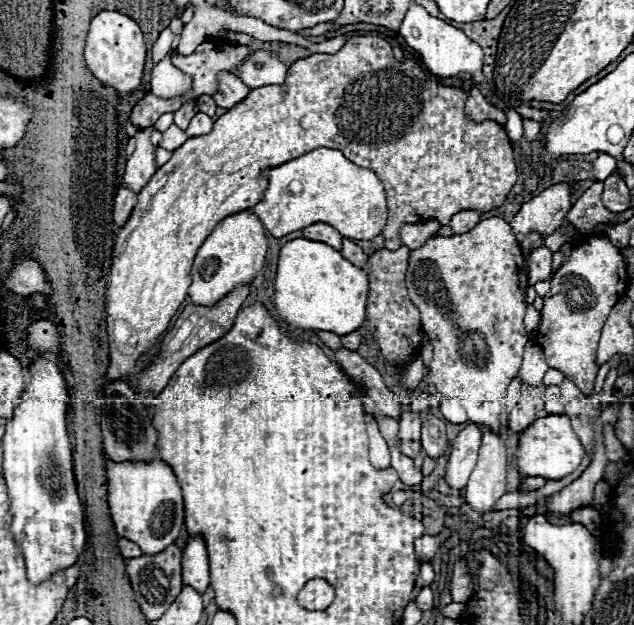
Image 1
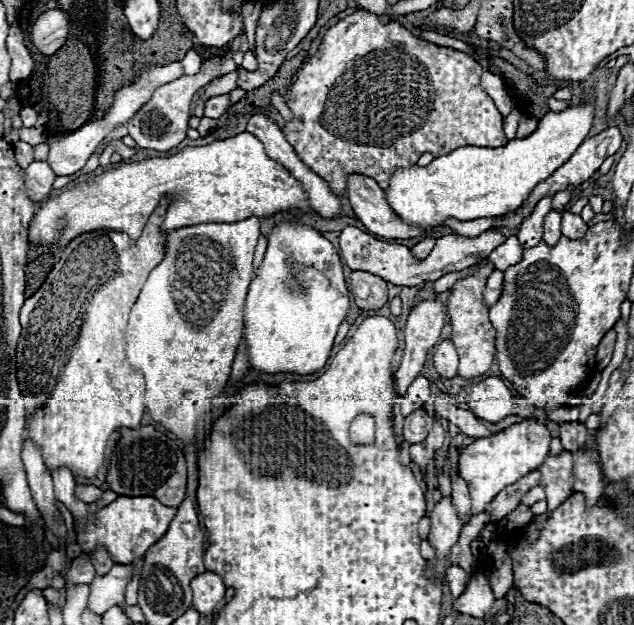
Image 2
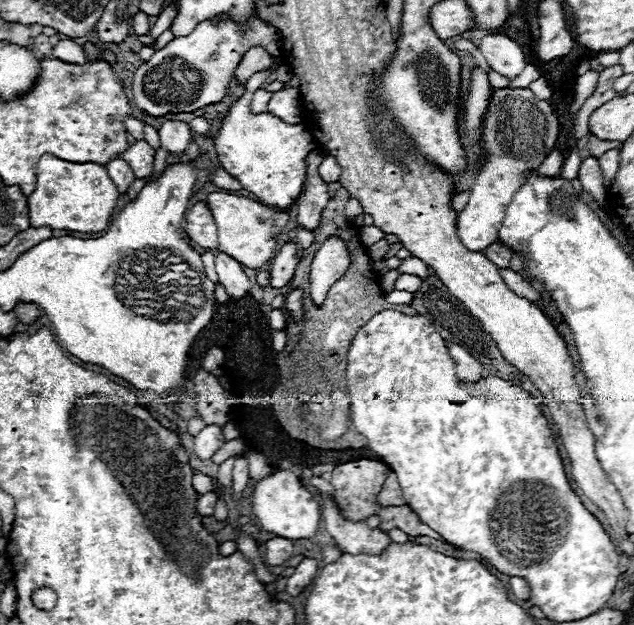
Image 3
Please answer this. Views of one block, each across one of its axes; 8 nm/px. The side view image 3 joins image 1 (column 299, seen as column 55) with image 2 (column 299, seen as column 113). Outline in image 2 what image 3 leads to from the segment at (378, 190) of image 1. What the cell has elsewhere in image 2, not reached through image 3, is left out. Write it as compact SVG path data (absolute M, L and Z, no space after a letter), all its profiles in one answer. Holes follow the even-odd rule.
M242 132L232 138L218 140L218 142L206 144L206 146L188 146L182 152L168 156L168 158L134 160L134 162L122 164L120 168L106 172L86 184L78 184L56 196L50 196L48 200L44 200L40 204L34 220L30 222L28 242L42 244L42 246L54 244L54 248L64 248L76 236L80 236L84 232L94 232L94 230L126 232L132 240L136 240L136 236L140 236L146 220L156 210L156 206L164 194L176 196L174 204L166 212L166 218L162 224L164 230L178 230L184 226L208 224L208 222L238 222L238 220L246 220L250 216L266 218L266 216L274 216L278 212L288 212L288 210L292 210L292 212L296 212L296 210L310 212L312 210L312 206L308 202L308 194L304 192L302 184L282 164L276 164L276 160L268 158L264 152L264 146L252 134ZM60 218L66 220L66 228L64 228L60 240L56 242L54 240L56 222Z

